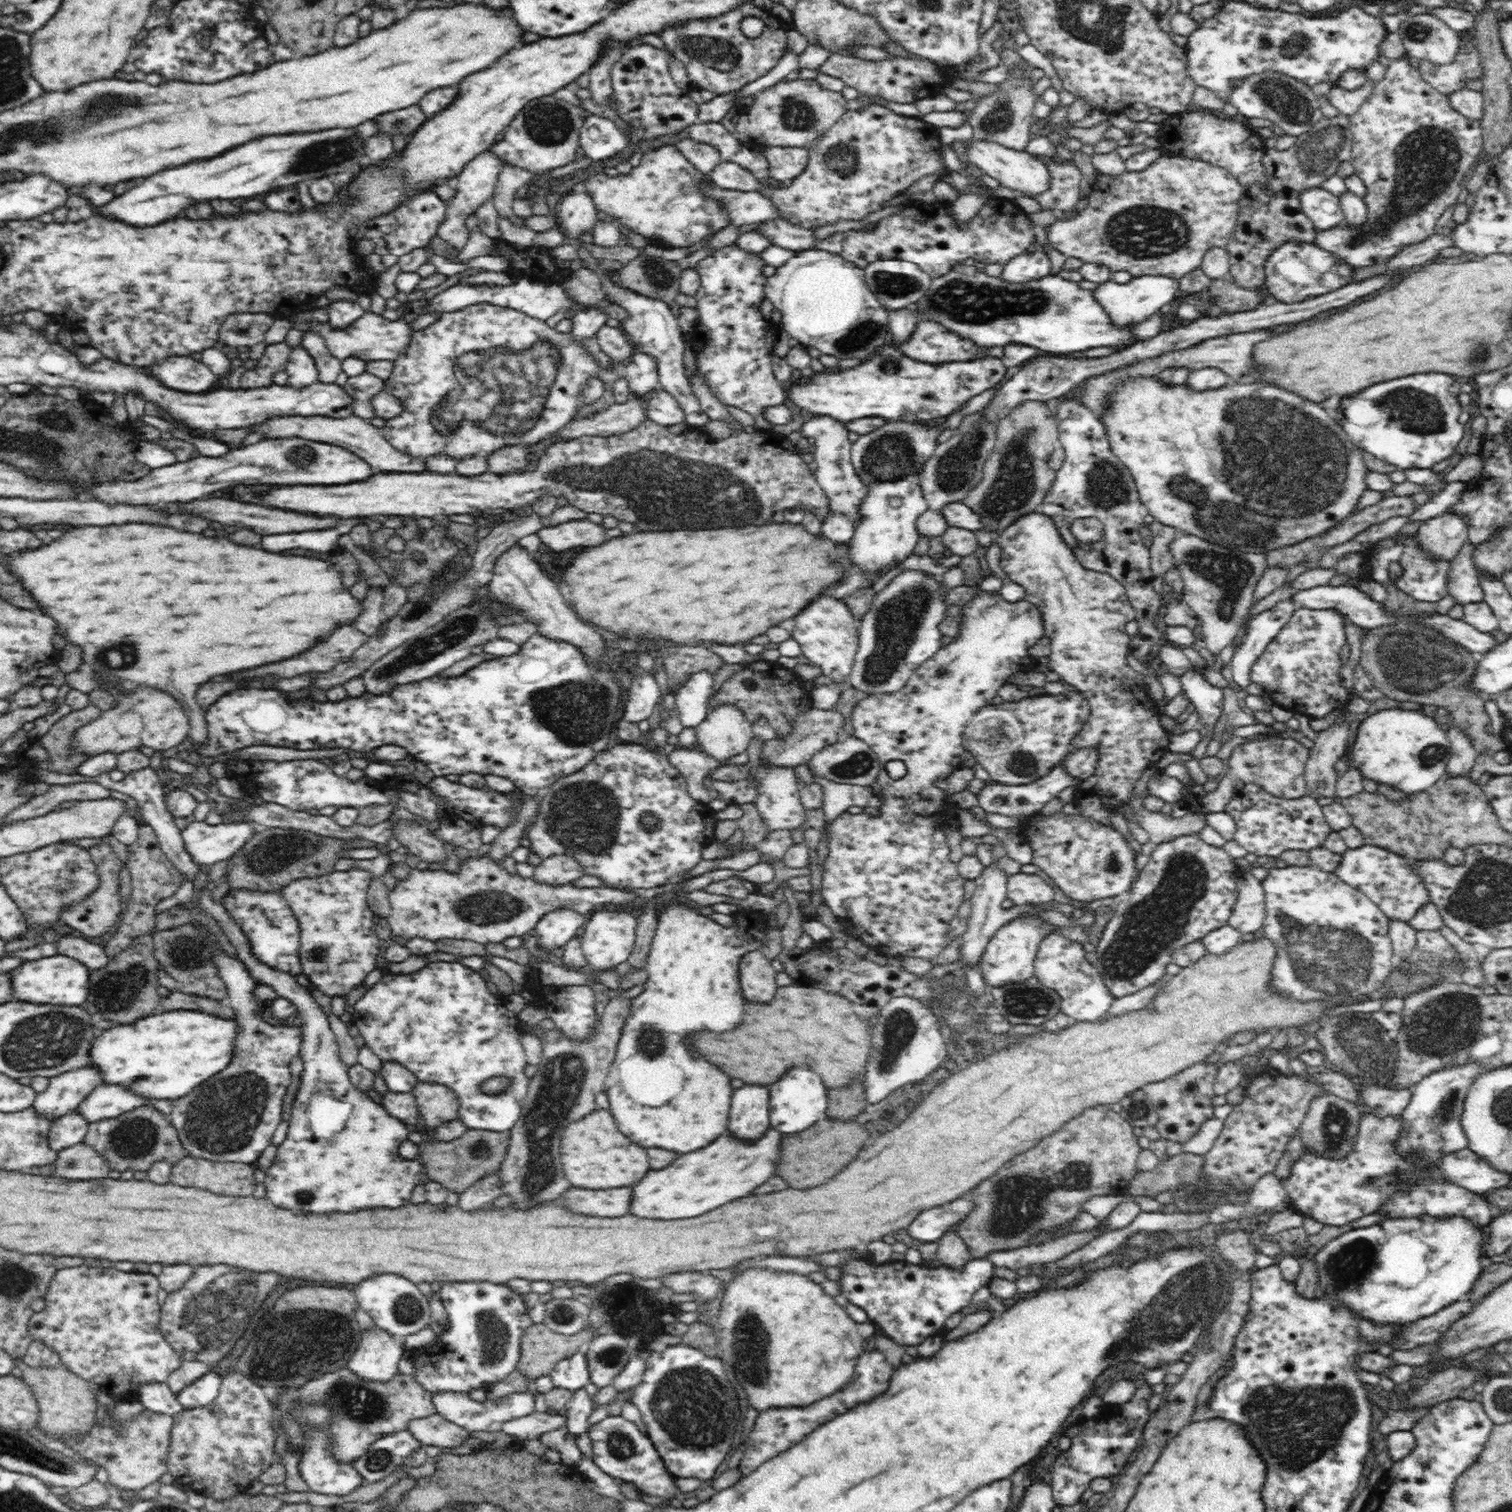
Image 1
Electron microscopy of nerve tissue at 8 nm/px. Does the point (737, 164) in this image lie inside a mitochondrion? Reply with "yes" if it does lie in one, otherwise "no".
no

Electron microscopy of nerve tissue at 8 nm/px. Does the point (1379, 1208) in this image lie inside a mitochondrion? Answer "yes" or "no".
no

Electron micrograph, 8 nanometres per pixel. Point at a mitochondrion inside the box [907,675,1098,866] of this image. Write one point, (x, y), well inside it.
(1021, 763)

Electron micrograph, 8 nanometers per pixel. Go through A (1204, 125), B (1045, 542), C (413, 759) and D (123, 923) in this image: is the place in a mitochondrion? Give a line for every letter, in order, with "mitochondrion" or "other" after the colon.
A: other
B: other
C: other
D: other

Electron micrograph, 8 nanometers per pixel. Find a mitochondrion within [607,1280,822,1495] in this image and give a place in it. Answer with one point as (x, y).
(695, 1408)

